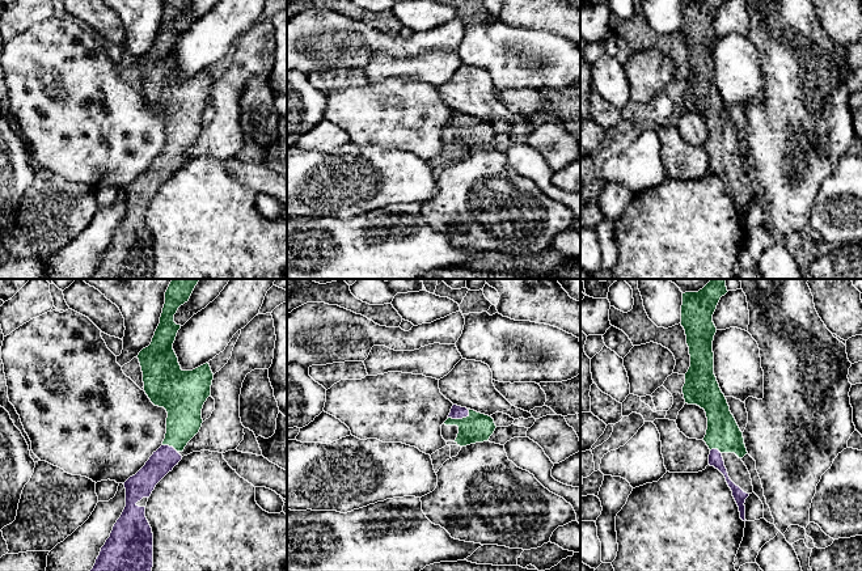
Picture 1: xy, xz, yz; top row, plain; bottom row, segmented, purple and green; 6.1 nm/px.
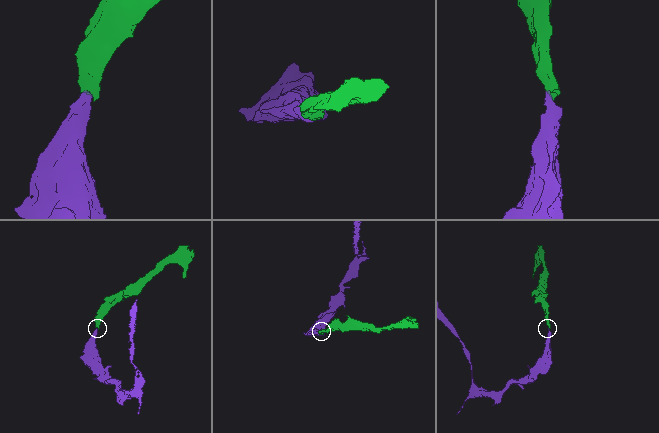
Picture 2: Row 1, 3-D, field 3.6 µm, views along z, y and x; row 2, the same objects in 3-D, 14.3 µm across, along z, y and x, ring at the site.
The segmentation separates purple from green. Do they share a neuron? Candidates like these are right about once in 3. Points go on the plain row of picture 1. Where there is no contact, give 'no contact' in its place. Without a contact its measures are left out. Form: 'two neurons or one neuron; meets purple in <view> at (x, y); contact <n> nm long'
one neuron; meets purple in xz at (460, 125); contact 140 nm long

